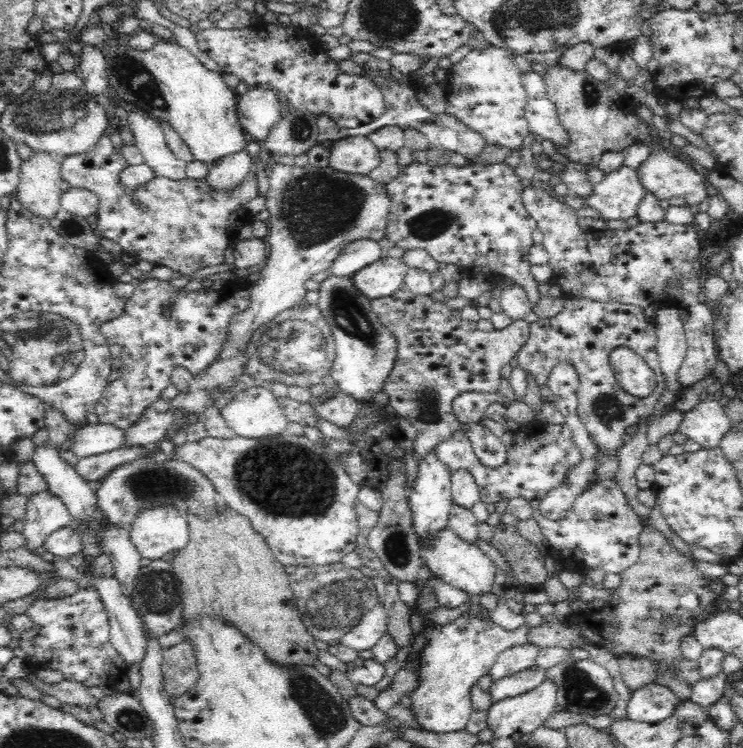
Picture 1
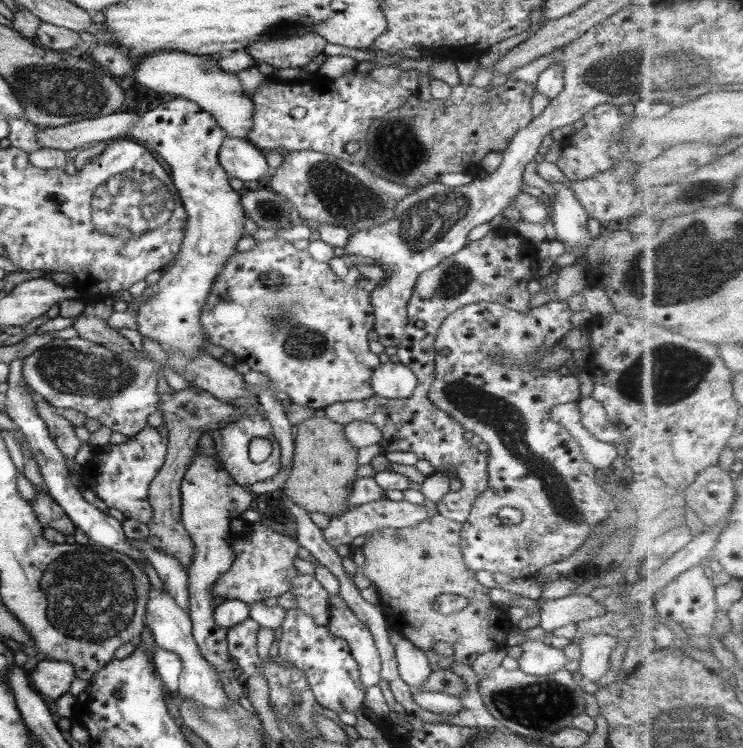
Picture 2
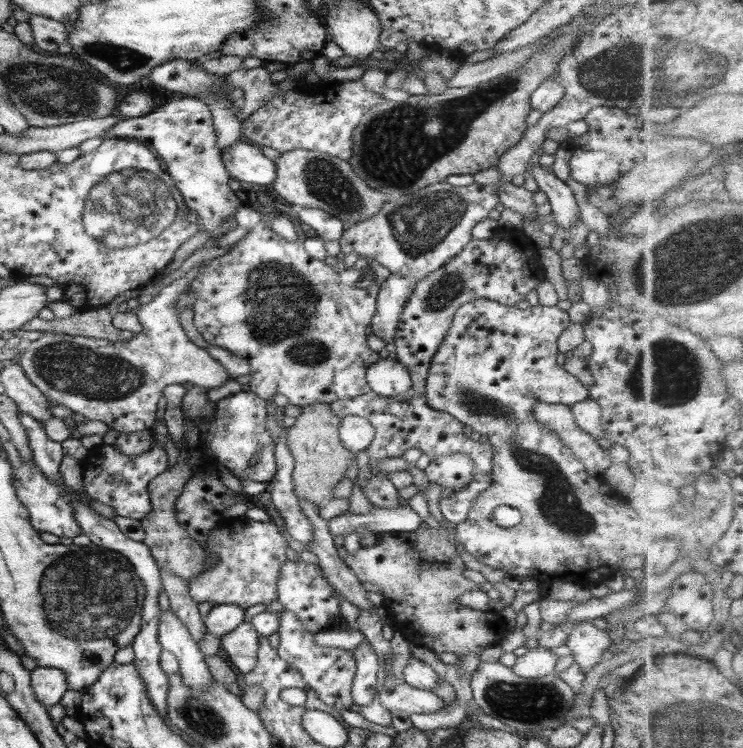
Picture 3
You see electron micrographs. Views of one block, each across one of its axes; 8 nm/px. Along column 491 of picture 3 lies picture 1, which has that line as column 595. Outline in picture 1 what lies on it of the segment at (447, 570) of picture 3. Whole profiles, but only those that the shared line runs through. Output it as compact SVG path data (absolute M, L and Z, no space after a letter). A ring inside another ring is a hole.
M645 525L638 536L640 542L640 554L636 564L621 572L621 584L616 589L612 589L610 598L600 610L590 609L579 615L570 614L566 619L555 621L549 618L548 621L541 622L538 626L528 630L528 642L535 644L538 648L544 647L581 647L582 644L589 643L600 648L609 650L614 656L622 658L624 656L635 656L636 658L647 658L652 662L657 662L657 674L652 680L656 684L666 686L672 690L680 700L688 701L692 694L692 685L676 671L676 667L668 664L685 658L680 642L688 634L693 634L696 622L700 620L702 614L712 614L718 610L722 594L726 590L726 584L718 579L708 579L694 565L692 559L682 555L671 542L655 528L653 525Z

